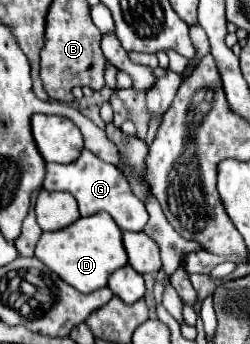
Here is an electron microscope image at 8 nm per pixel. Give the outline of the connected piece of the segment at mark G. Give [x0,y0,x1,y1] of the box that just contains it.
[43,150,149,232]

